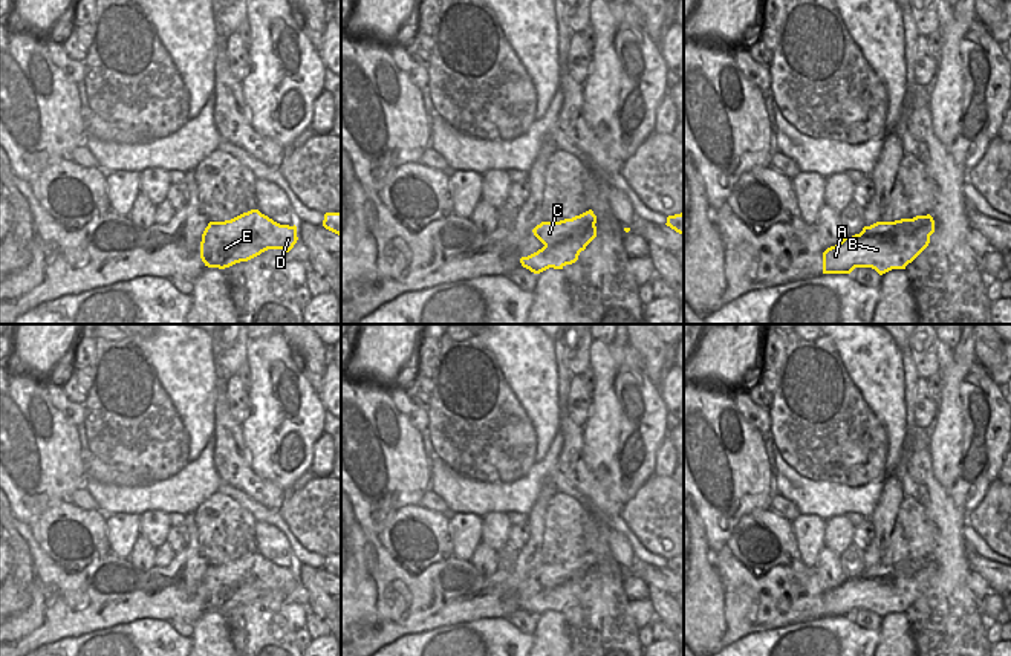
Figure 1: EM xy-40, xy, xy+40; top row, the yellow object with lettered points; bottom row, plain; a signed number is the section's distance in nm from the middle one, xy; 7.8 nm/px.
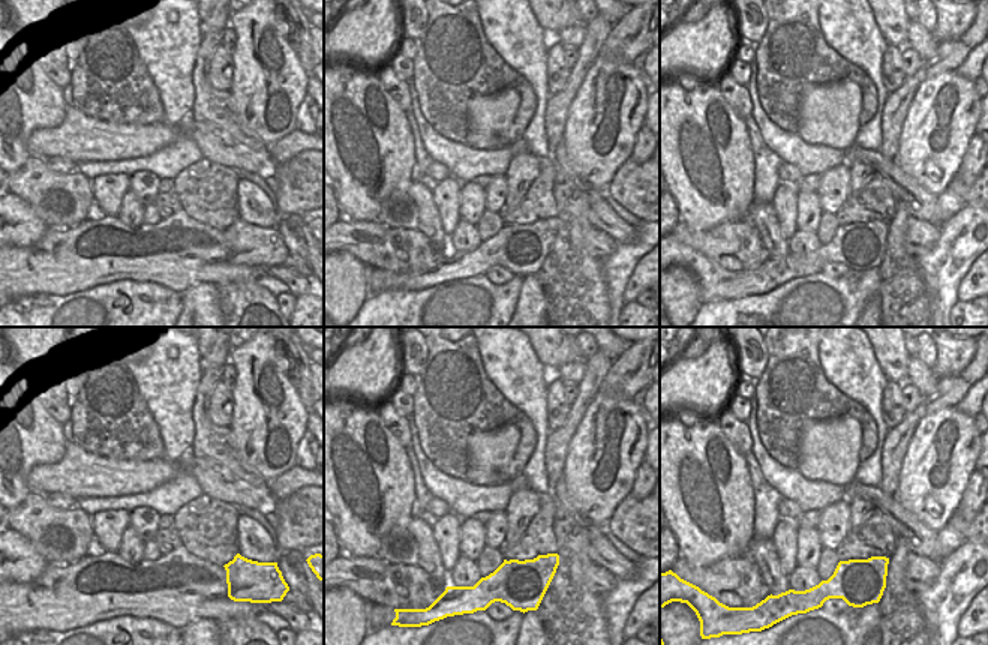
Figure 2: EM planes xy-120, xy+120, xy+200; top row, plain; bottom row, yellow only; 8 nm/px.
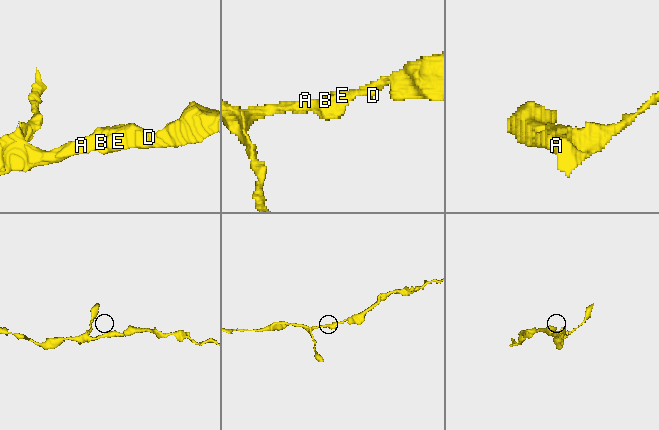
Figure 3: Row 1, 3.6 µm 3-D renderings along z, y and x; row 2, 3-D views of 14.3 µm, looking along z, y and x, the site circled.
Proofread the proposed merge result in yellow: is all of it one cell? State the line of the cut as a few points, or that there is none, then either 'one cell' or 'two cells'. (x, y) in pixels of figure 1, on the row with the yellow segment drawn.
no cut; one cell

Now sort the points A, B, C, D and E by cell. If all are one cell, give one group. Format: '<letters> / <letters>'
A B C D E

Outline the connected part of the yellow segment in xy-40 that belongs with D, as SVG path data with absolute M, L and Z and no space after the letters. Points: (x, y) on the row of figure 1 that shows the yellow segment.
M251 209L231 220L210 222L202 234L200 258L208 268L225 269L268 249L289 252L297 240L295 225L280 225Z

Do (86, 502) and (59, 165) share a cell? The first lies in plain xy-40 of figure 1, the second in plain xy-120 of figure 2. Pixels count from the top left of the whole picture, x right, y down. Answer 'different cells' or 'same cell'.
same cell

